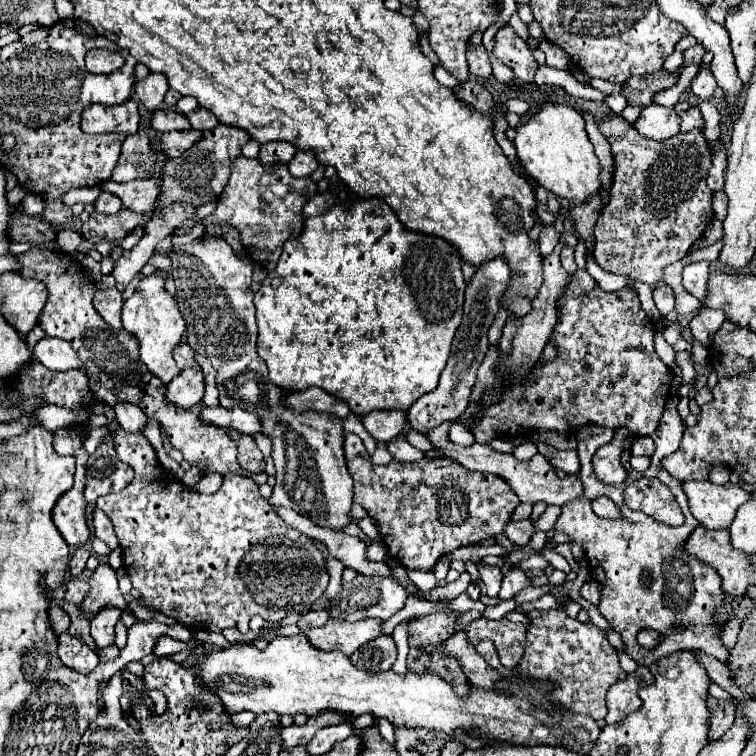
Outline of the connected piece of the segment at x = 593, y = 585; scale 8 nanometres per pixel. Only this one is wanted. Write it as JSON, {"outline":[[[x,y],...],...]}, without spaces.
{"outline":[[[587,581],[583,587],[581,587],[581,595],[593,603],[593,605],[599,605],[599,583],[597,581]]]}

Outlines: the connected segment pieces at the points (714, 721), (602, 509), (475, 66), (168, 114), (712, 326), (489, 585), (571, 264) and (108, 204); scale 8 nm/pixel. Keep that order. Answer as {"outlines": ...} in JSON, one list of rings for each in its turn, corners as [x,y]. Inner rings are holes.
{"outlines":[[[[711,697],[707,701],[709,709],[711,709],[711,731],[709,731],[709,739],[715,741],[719,739],[733,723],[735,717],[735,709],[733,709],[733,701],[731,699],[715,699]]],[[[599,495],[597,499],[593,499],[591,505],[593,505],[593,511],[595,511],[599,517],[605,517],[605,519],[623,519],[619,507],[617,507],[613,501],[609,501],[609,497]]],[[[469,45],[467,47],[467,61],[469,71],[477,77],[489,77],[491,75],[491,61],[485,45]]],[[[167,107],[153,111],[151,125],[153,125],[155,131],[161,131],[161,133],[191,129],[191,125],[189,125],[189,121],[187,121],[187,117],[183,113],[177,113],[177,111],[167,109]]],[[[701,307],[697,311],[697,315],[689,321],[689,329],[691,329],[693,337],[703,343],[703,347],[709,347],[715,331],[721,327],[723,321],[725,321],[725,315],[721,311],[709,309],[709,307]]],[[[481,567],[479,569],[481,573],[481,581],[485,585],[485,591],[489,597],[497,597],[499,589],[501,589],[501,571],[497,567]]],[[[563,247],[563,251],[561,251],[561,265],[563,265],[563,269],[565,269],[565,271],[575,273],[577,265],[575,265],[575,259],[573,259],[573,249],[571,249],[571,247]]],[[[101,193],[99,199],[95,201],[95,211],[103,213],[103,215],[115,215],[121,207],[123,207],[121,199],[111,193]]]]}

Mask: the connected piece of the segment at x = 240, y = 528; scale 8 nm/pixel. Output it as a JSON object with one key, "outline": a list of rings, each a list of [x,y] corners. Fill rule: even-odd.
{"outline":[[[117,427],[113,441],[117,455],[135,469],[135,479],[125,489],[97,499],[97,507],[105,511],[115,527],[123,553],[123,567],[133,587],[141,593],[141,603],[145,607],[165,613],[195,631],[207,629],[221,633],[227,627],[235,627],[247,633],[253,615],[261,615],[265,621],[275,623],[289,613],[303,611],[325,593],[329,575],[321,551],[313,547],[307,535],[287,527],[283,519],[273,513],[251,477],[229,473],[224,475],[217,493],[197,493],[185,487],[175,473],[159,463],[153,445],[143,435],[129,435]]]}

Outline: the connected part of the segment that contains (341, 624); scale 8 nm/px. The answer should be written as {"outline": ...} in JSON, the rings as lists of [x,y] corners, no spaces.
{"outline":[[[329,619],[323,627],[305,631],[305,637],[309,643],[321,651],[341,651],[345,655],[351,655],[355,649],[365,645],[367,641],[375,639],[383,633],[383,621],[381,619],[361,619],[355,623],[341,621],[341,619]]]}

